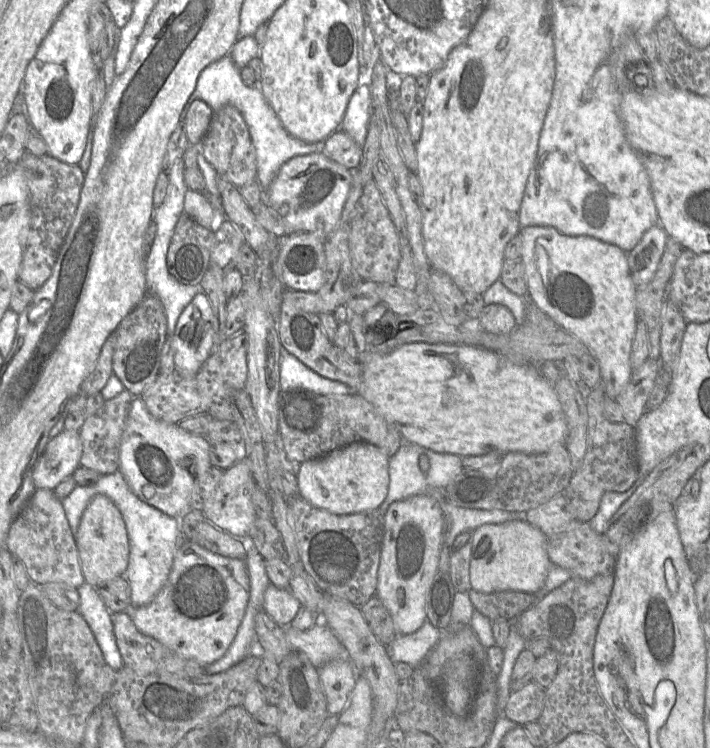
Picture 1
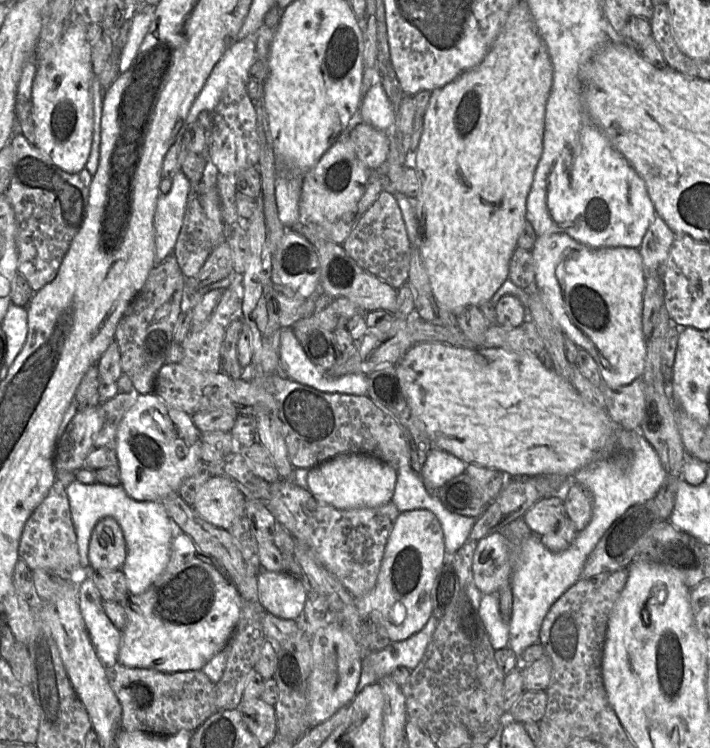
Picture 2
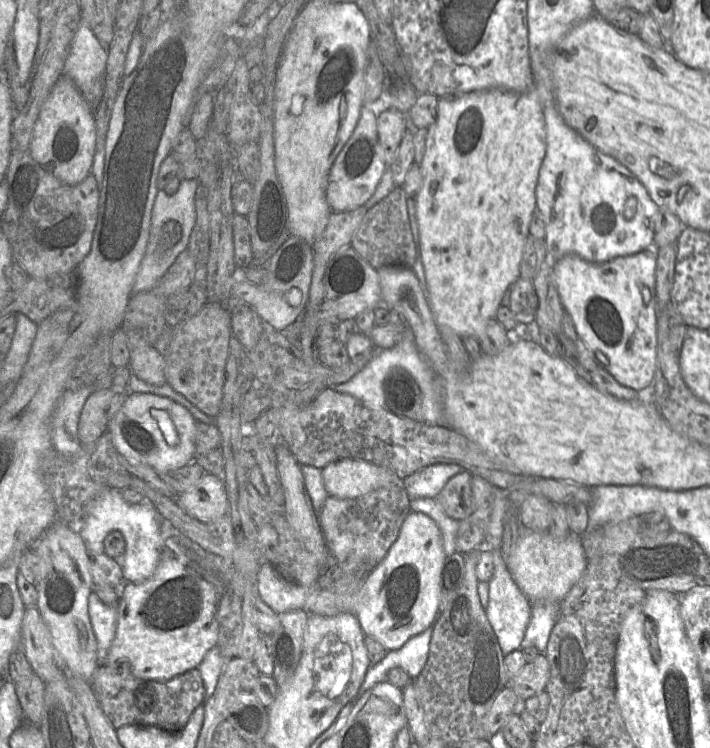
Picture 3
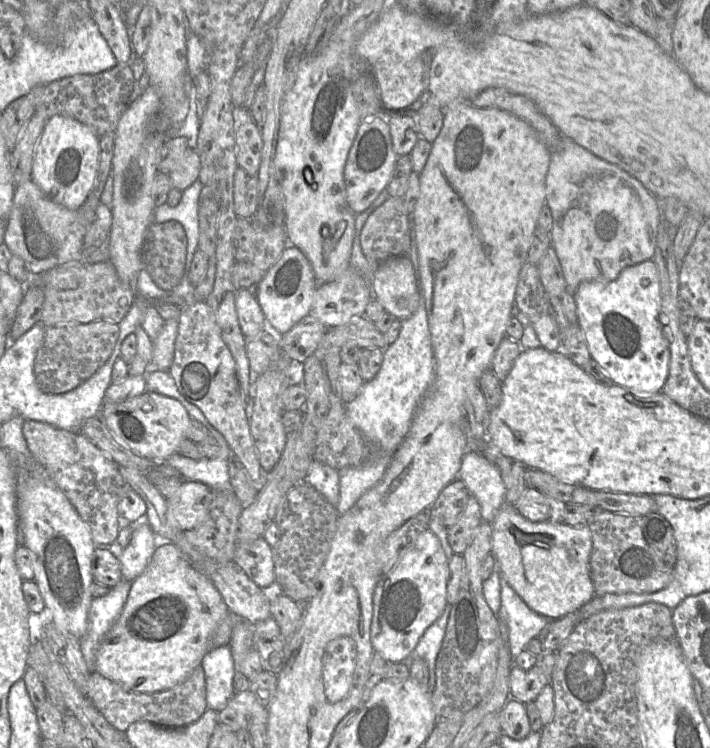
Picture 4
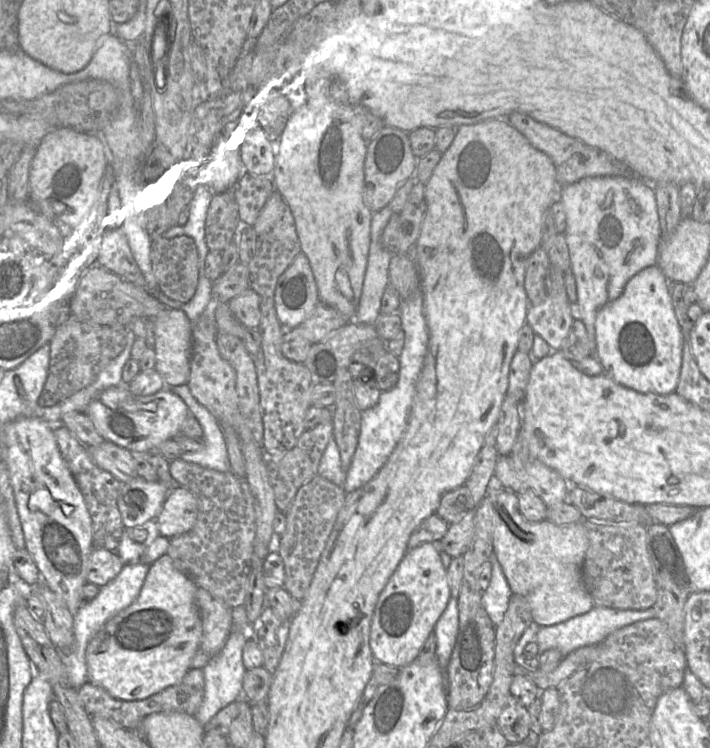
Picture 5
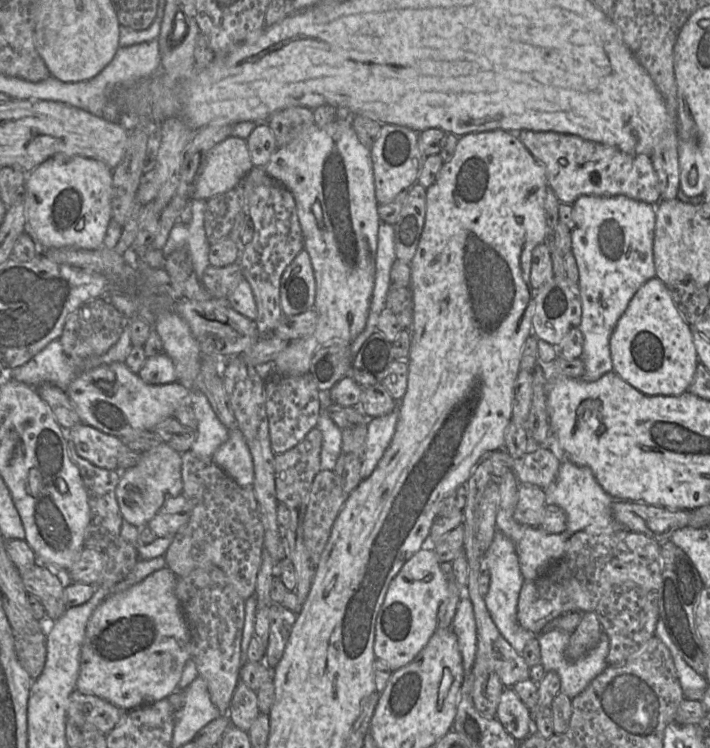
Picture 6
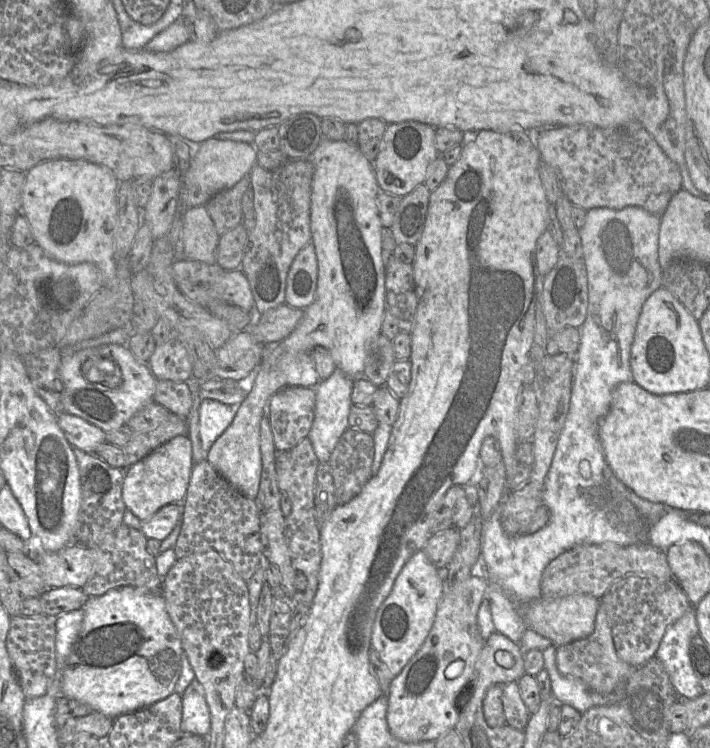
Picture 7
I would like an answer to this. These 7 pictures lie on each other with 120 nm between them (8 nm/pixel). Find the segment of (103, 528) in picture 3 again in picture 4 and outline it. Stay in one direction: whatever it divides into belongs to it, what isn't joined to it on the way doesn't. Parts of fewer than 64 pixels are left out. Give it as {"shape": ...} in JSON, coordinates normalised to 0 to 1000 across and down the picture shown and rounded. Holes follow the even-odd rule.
{"shape":[[[210,701],[187,707],[185,723],[168,745],[173,774],[187,777],[194,773],[208,757],[220,733],[220,714]]]}

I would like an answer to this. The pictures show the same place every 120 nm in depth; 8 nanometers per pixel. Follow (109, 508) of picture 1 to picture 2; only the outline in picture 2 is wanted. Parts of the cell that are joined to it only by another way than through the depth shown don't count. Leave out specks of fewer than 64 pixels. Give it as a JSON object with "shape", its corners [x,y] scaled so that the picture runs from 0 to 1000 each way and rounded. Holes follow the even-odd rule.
{"shape":[[[158,691],[139,695],[125,725],[125,761],[169,762],[177,742],[177,726],[166,698]]]}

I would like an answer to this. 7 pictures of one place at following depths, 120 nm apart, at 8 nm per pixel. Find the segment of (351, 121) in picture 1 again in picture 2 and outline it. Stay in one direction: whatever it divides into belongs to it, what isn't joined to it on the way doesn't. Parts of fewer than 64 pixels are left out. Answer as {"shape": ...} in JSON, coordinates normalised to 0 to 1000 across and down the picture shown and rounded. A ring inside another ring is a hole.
{"shape":[[[537,110],[525,111],[506,143],[510,163],[544,179],[554,176],[558,150],[559,146],[548,135]]]}

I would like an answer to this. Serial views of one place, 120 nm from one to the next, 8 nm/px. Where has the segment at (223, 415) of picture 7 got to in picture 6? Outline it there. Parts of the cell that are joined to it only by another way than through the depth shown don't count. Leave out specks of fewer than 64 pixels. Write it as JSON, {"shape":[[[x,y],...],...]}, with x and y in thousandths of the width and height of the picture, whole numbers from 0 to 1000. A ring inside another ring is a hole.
{"shape":[[[270,517],[269,544],[277,560],[276,586],[269,604],[277,612],[297,612],[323,584],[323,575],[307,560],[292,531]]]}

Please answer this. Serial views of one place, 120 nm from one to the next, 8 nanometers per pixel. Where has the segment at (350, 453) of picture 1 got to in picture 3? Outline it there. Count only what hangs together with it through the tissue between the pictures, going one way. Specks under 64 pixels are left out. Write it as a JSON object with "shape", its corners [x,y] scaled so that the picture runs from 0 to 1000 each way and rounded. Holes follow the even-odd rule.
{"shape":[[[486,612],[459,622],[454,626],[454,639],[465,663],[485,667],[511,663],[534,652],[563,647],[565,643],[545,626],[500,612]]]}

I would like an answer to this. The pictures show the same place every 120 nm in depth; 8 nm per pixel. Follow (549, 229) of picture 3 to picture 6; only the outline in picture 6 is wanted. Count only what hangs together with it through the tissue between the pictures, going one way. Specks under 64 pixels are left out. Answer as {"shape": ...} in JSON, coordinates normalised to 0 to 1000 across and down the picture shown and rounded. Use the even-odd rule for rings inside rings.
{"shape":[[[821,261],[806,275],[810,302],[804,307],[804,337],[815,361],[814,381],[820,405],[820,425],[814,439],[821,448],[821,471],[817,477],[824,492],[820,504],[808,507],[837,511],[863,497],[858,463],[862,443],[896,389],[910,376],[924,370],[920,338],[924,275],[877,261],[848,263]]]}

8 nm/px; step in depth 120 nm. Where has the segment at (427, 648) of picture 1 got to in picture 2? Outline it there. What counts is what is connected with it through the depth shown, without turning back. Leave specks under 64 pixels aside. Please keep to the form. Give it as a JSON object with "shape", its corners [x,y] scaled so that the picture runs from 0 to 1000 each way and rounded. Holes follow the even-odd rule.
{"shape":[[[607,824],[597,840],[575,854],[552,858],[537,870],[520,870],[511,878],[503,928],[514,917],[532,913],[535,908],[551,904],[562,890],[583,896],[597,877],[617,832],[615,826]]]}

